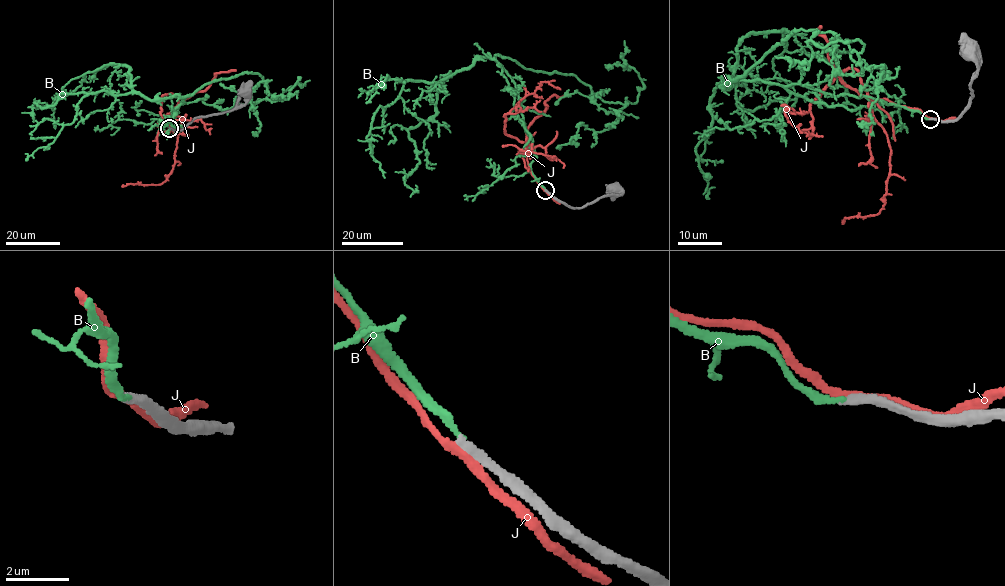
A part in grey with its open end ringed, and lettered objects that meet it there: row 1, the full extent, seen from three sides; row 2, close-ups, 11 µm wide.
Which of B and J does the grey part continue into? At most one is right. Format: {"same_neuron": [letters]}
{"same_neuron": []}

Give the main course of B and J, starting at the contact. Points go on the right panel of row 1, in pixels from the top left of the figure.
B: (929, 119), (865, 96), (729, 77), (801, 29), (831, 32), (862, 69), (883, 67), (864, 89), (885, 65)
J: (933, 119), (917, 109), (884, 99), (869, 104), (891, 150), (884, 204), (877, 214), (844, 219), (843, 223)

